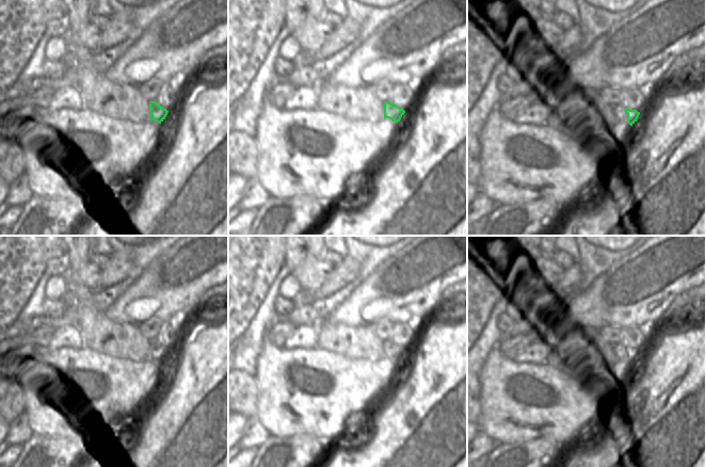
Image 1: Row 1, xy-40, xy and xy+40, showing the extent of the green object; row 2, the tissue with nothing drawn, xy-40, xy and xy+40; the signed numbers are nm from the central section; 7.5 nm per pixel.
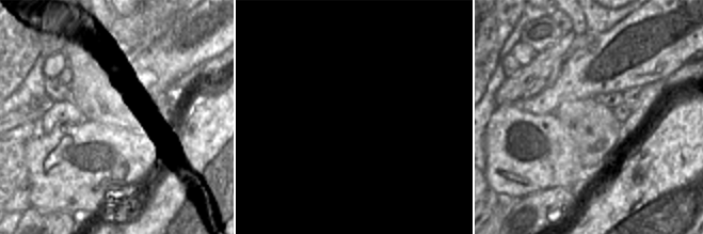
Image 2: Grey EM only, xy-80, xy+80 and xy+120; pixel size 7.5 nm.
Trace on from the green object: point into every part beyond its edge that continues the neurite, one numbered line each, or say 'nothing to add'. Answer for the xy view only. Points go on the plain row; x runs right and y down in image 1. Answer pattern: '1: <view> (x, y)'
1: xy (402, 335)

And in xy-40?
1: xy-40 (163, 337)

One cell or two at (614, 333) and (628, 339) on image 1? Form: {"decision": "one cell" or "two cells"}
{"decision": "two cells"}

